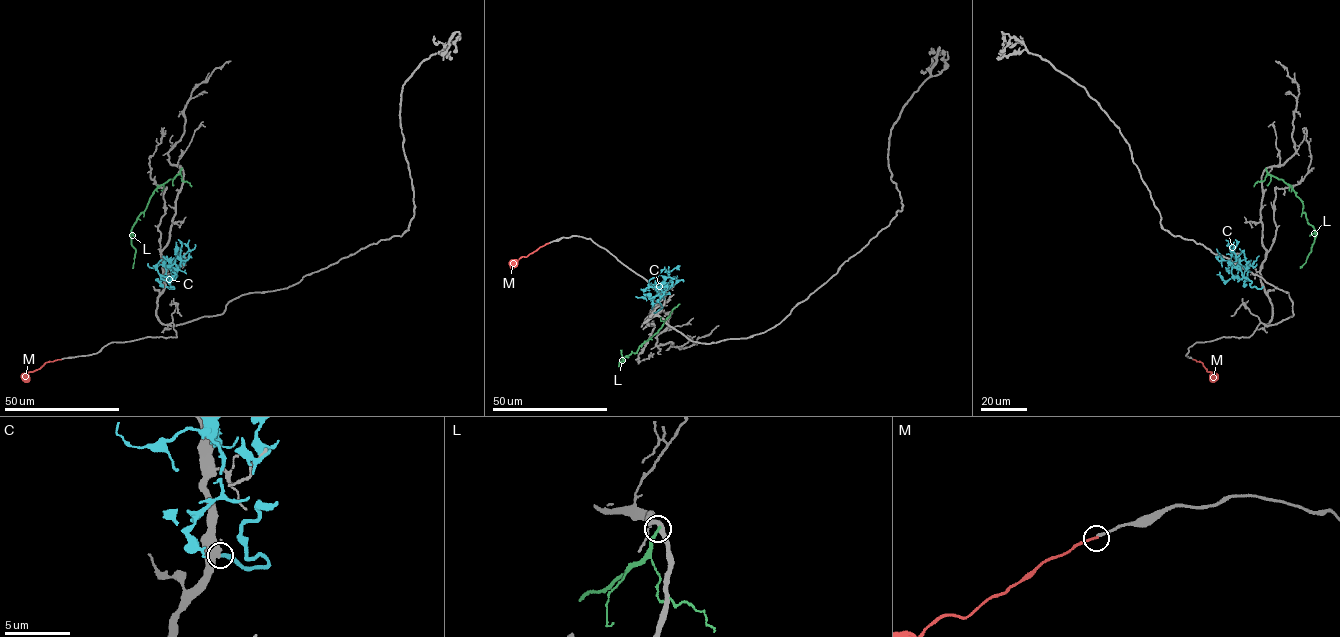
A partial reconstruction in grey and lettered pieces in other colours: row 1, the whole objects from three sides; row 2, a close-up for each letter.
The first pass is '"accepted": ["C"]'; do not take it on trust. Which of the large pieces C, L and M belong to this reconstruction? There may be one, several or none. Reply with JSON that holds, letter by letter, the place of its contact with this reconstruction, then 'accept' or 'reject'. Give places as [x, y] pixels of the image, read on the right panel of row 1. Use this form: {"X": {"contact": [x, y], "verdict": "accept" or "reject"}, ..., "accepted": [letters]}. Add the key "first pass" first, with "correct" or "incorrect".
{"first pass": "incorrect", "C": {"contact": [1263, 286], "verdict": "reject"}, "L": {"contact": [1265, 168], "verdict": "reject"}, "M": {"contact": [1193, 359], "verdict": "reject"}, "accepted": []}

